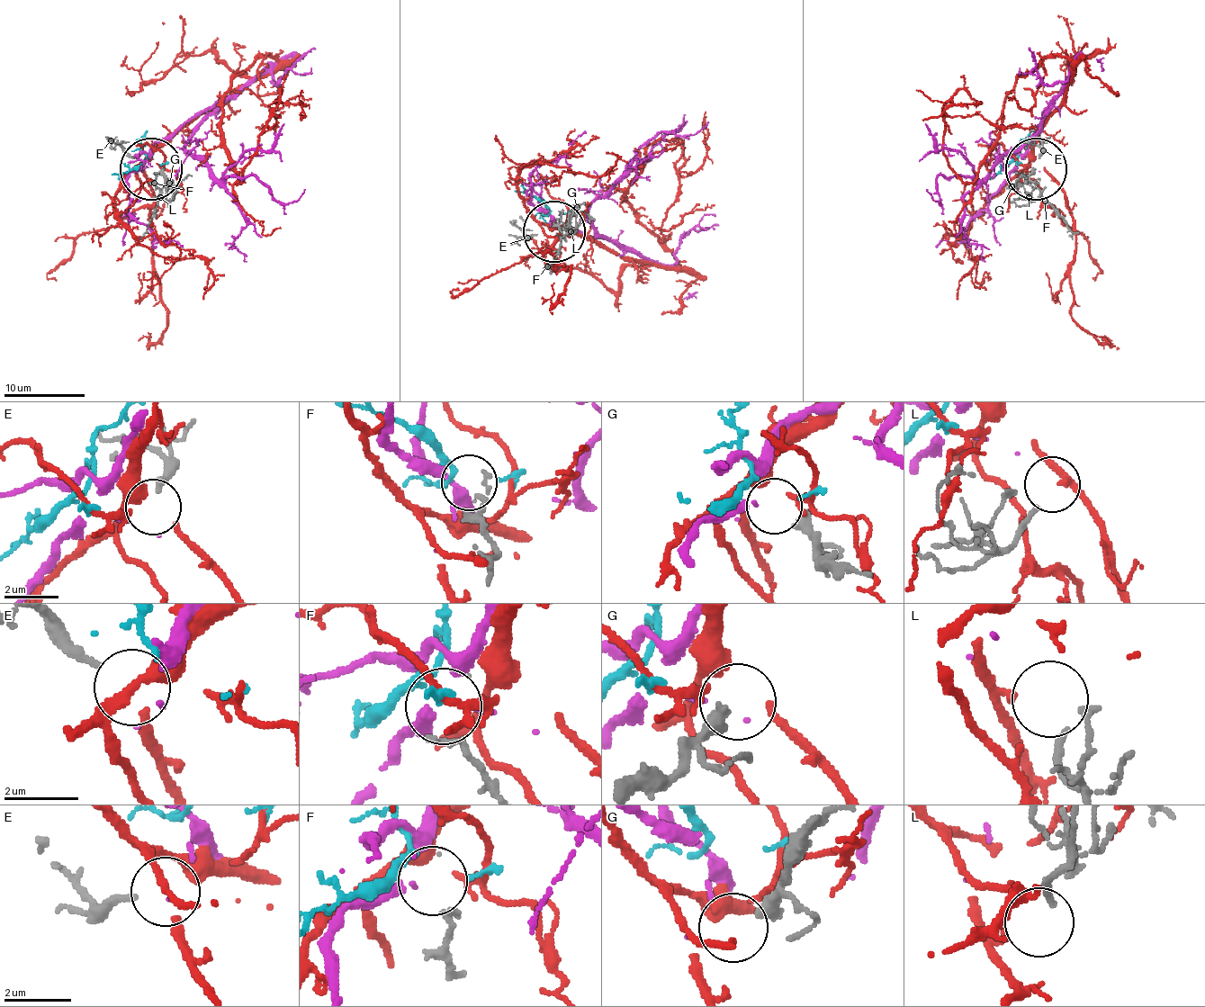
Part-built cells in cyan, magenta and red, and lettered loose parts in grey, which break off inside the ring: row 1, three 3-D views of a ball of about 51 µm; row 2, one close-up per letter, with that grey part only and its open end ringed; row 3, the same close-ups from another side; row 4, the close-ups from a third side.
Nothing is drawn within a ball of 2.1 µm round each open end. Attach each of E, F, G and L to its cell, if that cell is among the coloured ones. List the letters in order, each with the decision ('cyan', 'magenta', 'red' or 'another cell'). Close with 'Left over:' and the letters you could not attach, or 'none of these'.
E: red
F: magenta
G: another cell
L: another cell
Left over: G, L

